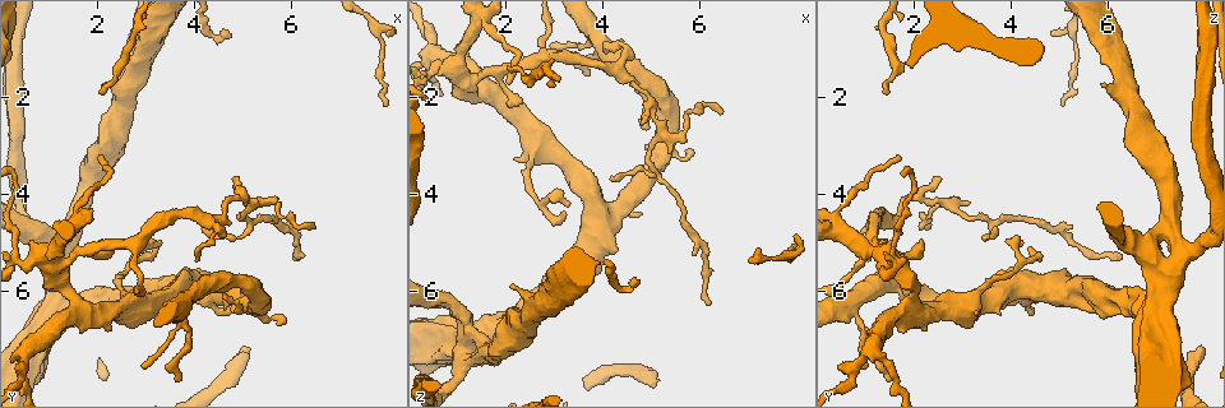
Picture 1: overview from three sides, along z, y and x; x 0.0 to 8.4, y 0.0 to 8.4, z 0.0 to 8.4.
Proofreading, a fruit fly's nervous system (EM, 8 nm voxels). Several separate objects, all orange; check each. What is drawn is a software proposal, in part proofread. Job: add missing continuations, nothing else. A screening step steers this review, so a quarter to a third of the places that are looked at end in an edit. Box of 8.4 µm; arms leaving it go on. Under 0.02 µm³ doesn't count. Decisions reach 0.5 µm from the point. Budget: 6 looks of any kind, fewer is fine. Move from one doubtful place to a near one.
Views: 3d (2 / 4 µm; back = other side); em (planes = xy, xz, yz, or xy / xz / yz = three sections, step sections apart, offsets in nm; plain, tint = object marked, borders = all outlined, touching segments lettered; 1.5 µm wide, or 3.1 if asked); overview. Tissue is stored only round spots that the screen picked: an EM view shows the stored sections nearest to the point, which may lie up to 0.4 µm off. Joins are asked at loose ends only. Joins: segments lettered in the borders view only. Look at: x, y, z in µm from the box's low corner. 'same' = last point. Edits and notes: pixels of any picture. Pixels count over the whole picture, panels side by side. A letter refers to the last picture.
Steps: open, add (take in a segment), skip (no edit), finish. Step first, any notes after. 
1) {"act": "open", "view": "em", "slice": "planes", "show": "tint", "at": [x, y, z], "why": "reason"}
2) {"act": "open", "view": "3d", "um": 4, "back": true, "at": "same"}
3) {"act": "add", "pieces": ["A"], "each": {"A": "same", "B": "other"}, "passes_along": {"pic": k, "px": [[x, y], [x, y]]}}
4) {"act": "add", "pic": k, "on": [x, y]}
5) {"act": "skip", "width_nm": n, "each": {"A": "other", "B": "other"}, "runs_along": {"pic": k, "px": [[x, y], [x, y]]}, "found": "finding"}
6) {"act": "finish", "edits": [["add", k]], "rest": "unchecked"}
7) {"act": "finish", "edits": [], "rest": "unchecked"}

{"act": "open", "view": "em", "slice": "planes", "show": "borders", "at": [2.10, 1.75, 5.85]}

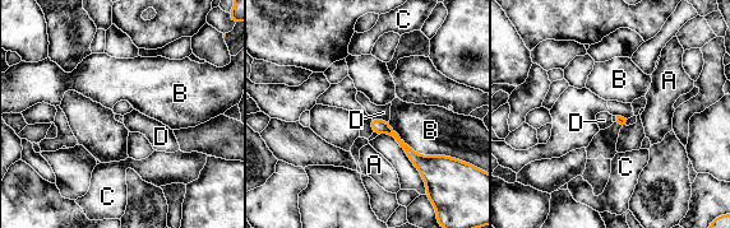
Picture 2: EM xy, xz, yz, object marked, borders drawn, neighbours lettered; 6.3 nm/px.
{"act": "skip", "each": {"A": "other", "B": "other", "C": "other", "D": "other"}, "border": {"pic": 2, "px": [[372, 117], [379, 117], [388, 122]]}, "found": "none of them fits"}

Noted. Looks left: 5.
{"act": "open", "view": "3d", "um": 2, "at": [5.80, 6.65, 3.10], "why": "free end"}

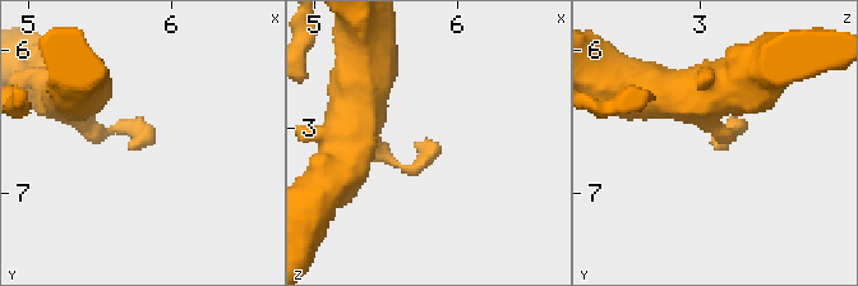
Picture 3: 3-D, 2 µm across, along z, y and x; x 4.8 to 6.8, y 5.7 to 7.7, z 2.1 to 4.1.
{"act": "open", "view": "em", "slice": "xz", "step": 8, "show": "plain", "at": [5.84, 6.66, 3.10], "why": "now the EM"}

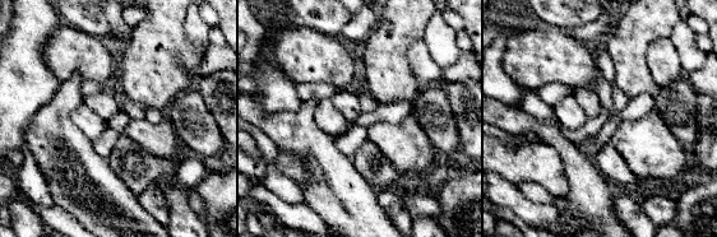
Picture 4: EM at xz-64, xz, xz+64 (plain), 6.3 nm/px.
{"act": "open", "view": "em", "slice": "xz", "step": 8, "show": "borders", "at": "same", "why": "what lies round it"}

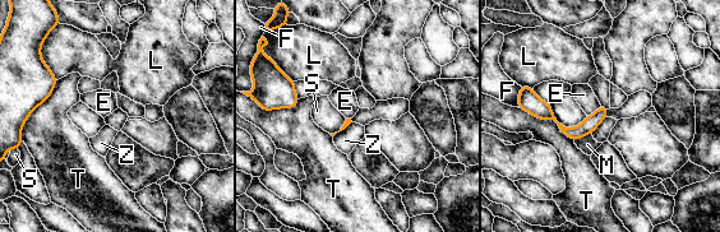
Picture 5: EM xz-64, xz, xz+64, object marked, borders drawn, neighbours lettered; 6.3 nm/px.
{"act": "skip", "longest_contact_nm": ["T", 400], "each": {"E": "other", "F": "other", "L": "other", "M": "other", "S": "other", "T": "other", "Z": "other"}, "runs_along": {"pic": 5, "px": [[529, 94], [567, 131], [604, 111]]}, "found": "none of them fits"}

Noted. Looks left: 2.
{"act": "finish", "edits": [], "rest": "unchecked"}

